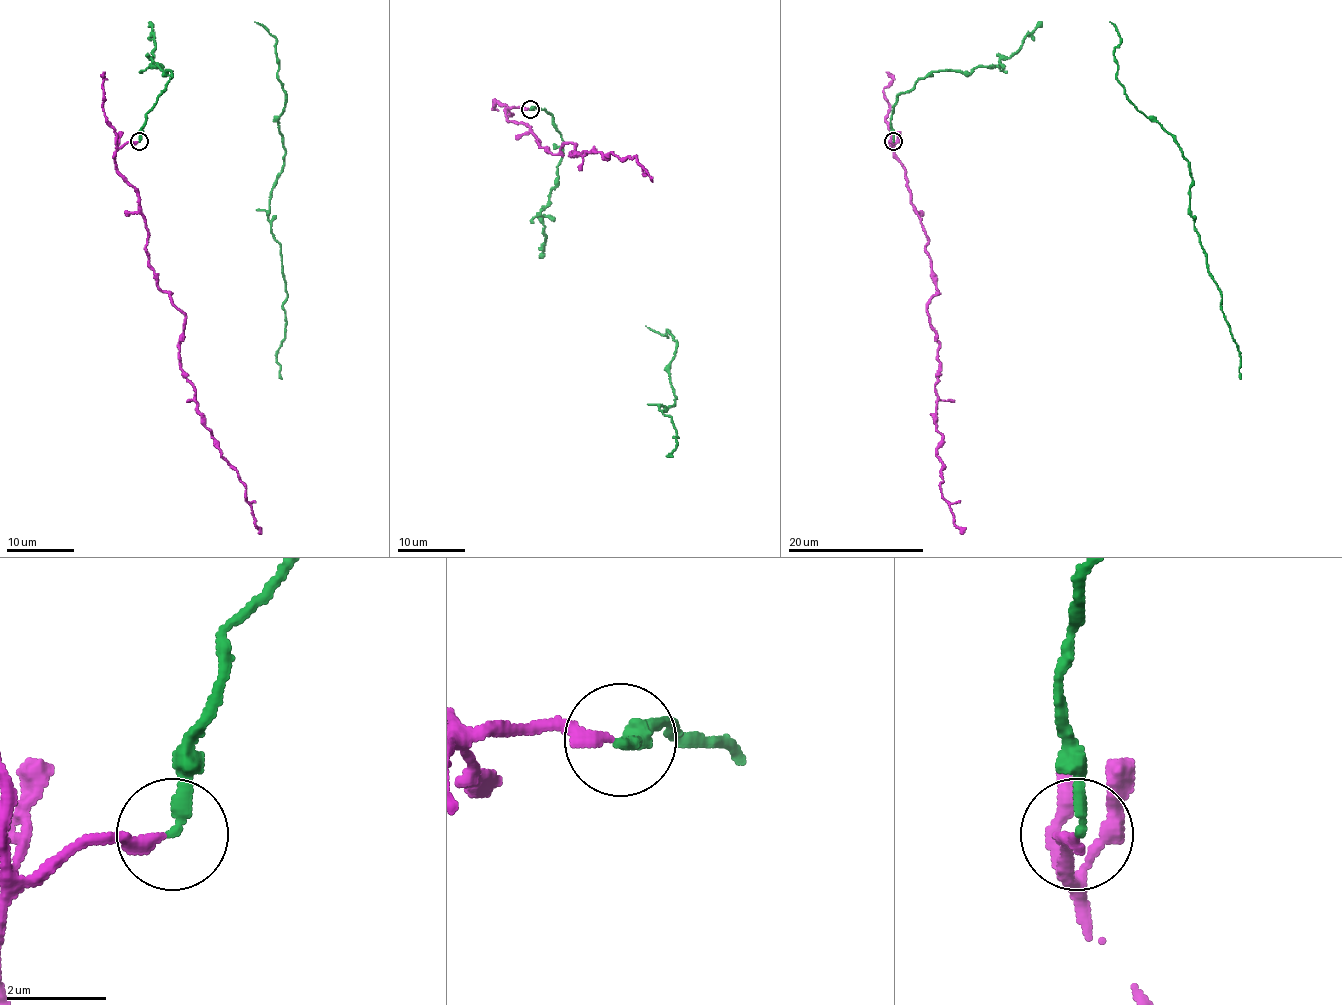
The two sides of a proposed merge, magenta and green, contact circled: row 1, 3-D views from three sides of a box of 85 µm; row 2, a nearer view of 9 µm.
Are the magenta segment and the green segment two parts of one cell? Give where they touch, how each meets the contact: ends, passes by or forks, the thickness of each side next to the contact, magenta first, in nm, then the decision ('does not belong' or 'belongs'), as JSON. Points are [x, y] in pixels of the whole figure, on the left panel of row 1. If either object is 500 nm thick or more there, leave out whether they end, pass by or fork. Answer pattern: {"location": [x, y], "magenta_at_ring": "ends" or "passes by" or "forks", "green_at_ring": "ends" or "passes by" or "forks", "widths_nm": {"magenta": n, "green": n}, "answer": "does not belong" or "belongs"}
{"location": [139, 141], "magenta_at_ring": "ends", "green_at_ring": "ends", "widths_nm": {"magenta": 220, "green": 240}, "answer": "belongs"}

